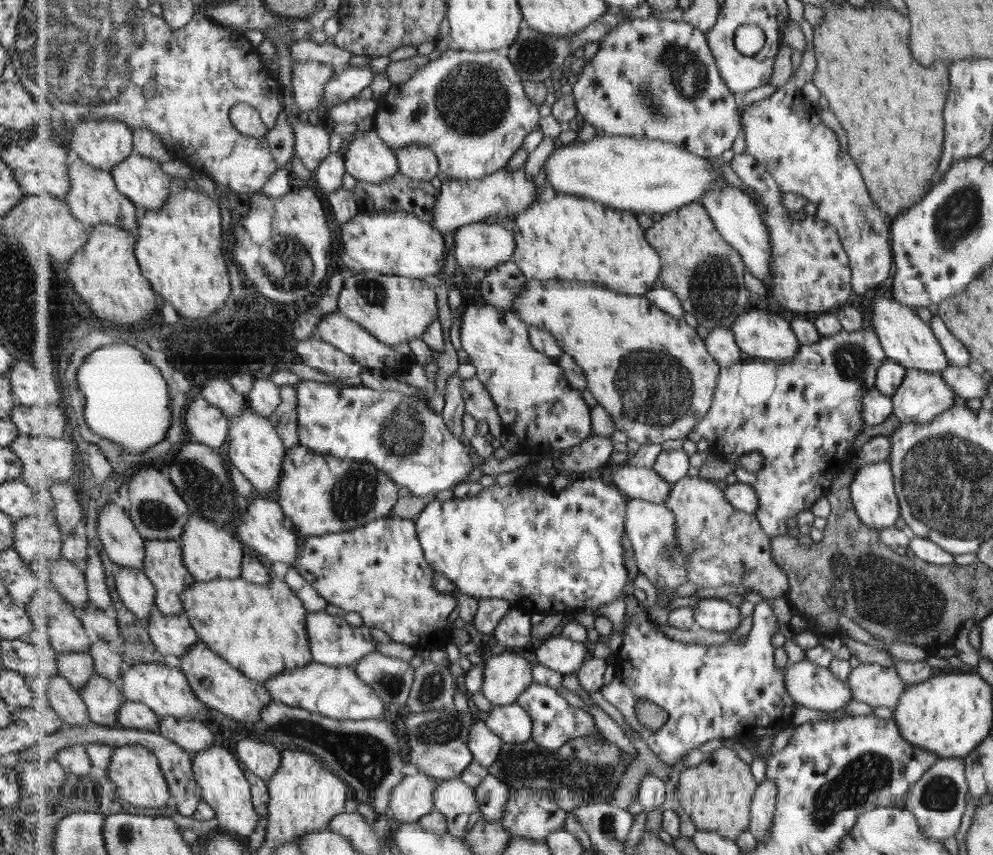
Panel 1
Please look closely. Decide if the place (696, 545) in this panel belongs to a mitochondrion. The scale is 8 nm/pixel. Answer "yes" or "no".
yes

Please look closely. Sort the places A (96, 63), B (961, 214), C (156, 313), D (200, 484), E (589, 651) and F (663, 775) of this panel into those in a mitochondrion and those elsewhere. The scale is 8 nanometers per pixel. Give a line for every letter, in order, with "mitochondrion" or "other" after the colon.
A: mitochondrion
B: mitochondrion
C: other
D: mitochondrion
E: other
F: other

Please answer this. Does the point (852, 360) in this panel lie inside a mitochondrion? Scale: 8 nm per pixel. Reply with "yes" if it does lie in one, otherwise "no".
yes

